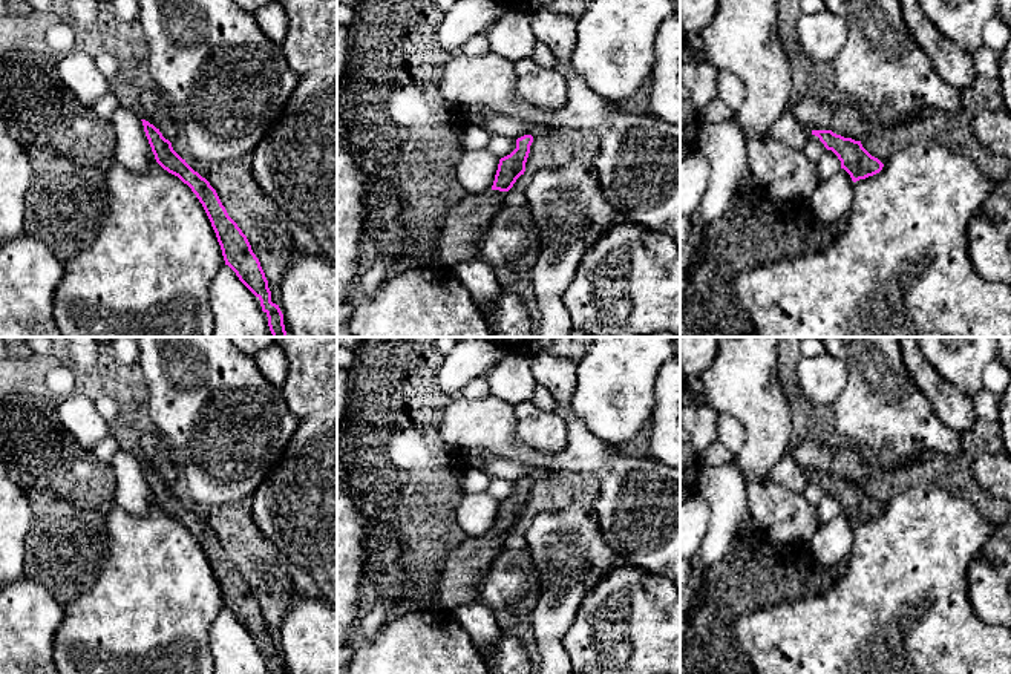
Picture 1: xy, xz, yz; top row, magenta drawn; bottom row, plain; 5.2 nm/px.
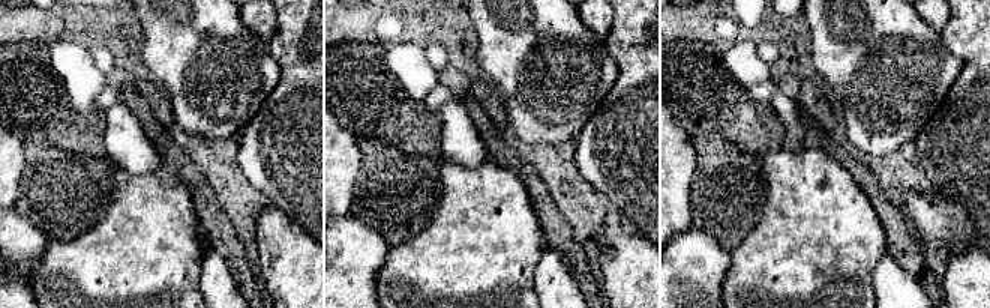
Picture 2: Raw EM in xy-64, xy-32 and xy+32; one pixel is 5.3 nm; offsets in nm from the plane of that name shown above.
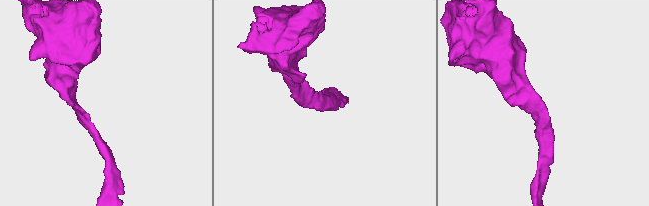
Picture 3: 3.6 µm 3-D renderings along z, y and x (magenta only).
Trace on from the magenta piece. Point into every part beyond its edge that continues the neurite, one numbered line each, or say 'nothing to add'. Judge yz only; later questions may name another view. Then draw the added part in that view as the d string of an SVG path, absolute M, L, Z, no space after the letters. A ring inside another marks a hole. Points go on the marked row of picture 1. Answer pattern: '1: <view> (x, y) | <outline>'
nothing to add

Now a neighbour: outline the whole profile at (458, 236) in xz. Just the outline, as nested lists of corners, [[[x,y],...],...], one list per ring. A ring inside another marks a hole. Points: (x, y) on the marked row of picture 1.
[[[487,190],[450,208],[435,242],[435,265],[452,270],[478,259],[478,242],[495,213],[504,205],[506,191]]]

